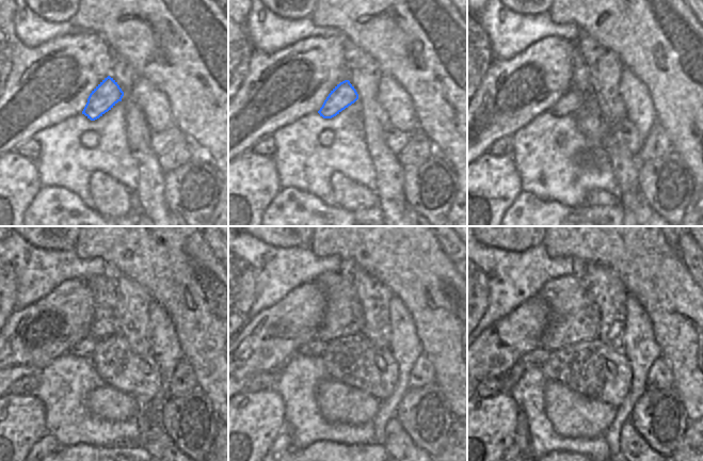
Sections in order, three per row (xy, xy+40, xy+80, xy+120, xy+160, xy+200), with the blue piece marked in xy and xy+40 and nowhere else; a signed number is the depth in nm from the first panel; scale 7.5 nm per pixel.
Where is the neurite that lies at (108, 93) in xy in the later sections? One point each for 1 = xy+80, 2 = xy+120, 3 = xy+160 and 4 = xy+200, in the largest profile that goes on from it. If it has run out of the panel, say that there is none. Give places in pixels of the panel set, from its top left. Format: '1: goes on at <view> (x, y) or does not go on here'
1: goes on at xy+80 (573, 99)
2: goes on at xy+120 (86, 346)
3: goes on at xy+160 (315, 347)
4: goes on at xy+200 (540, 353)

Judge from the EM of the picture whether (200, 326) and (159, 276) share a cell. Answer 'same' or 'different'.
same

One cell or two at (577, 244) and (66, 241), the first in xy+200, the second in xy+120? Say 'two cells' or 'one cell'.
two cells

